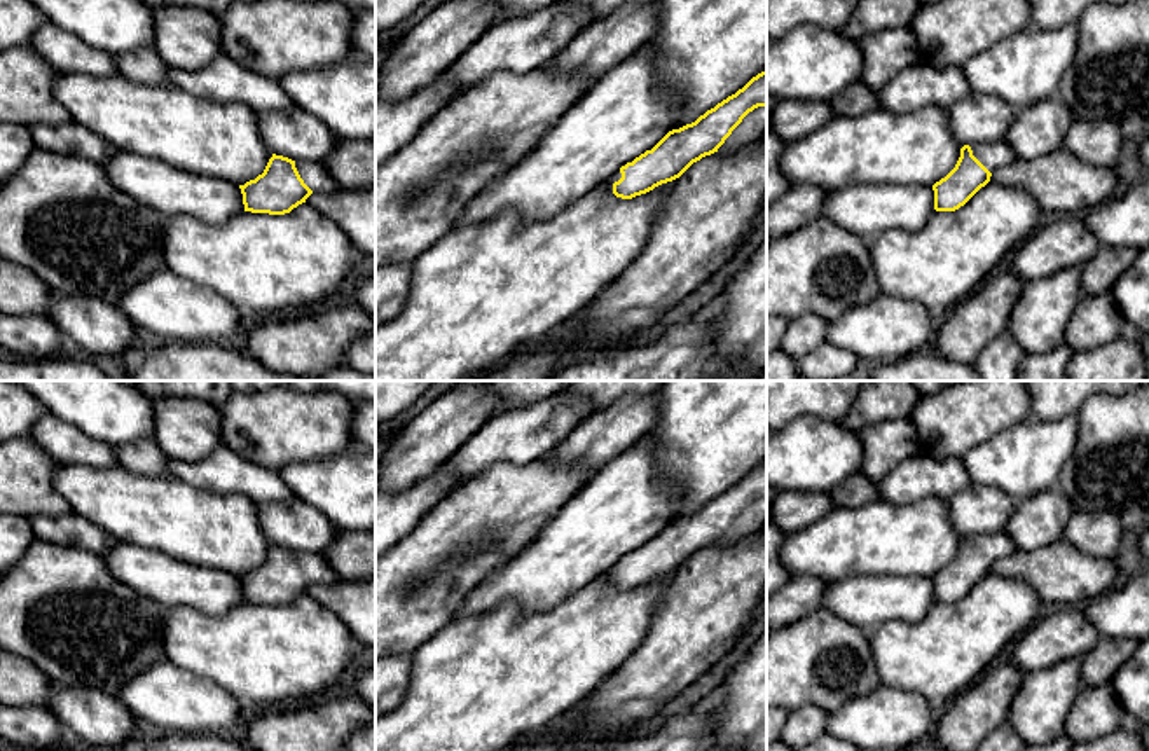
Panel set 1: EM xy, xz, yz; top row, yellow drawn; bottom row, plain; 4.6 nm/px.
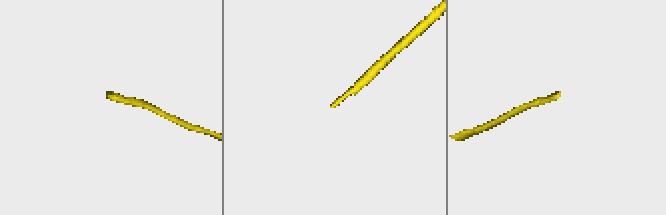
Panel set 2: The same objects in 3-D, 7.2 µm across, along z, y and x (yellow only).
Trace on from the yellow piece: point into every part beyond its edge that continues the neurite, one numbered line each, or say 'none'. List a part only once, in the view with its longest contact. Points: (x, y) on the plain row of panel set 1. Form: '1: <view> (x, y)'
1: xz (753, 516)

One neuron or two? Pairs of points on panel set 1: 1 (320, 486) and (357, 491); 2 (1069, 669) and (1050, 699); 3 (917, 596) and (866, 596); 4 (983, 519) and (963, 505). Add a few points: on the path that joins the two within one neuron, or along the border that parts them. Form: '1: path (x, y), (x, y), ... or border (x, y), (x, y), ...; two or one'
1: path (329, 486), (348, 488); one
2: path (1069, 676), (1053, 692); one
3: path (905, 596), (879, 596); one
4: path (978, 514), (968, 509); one

